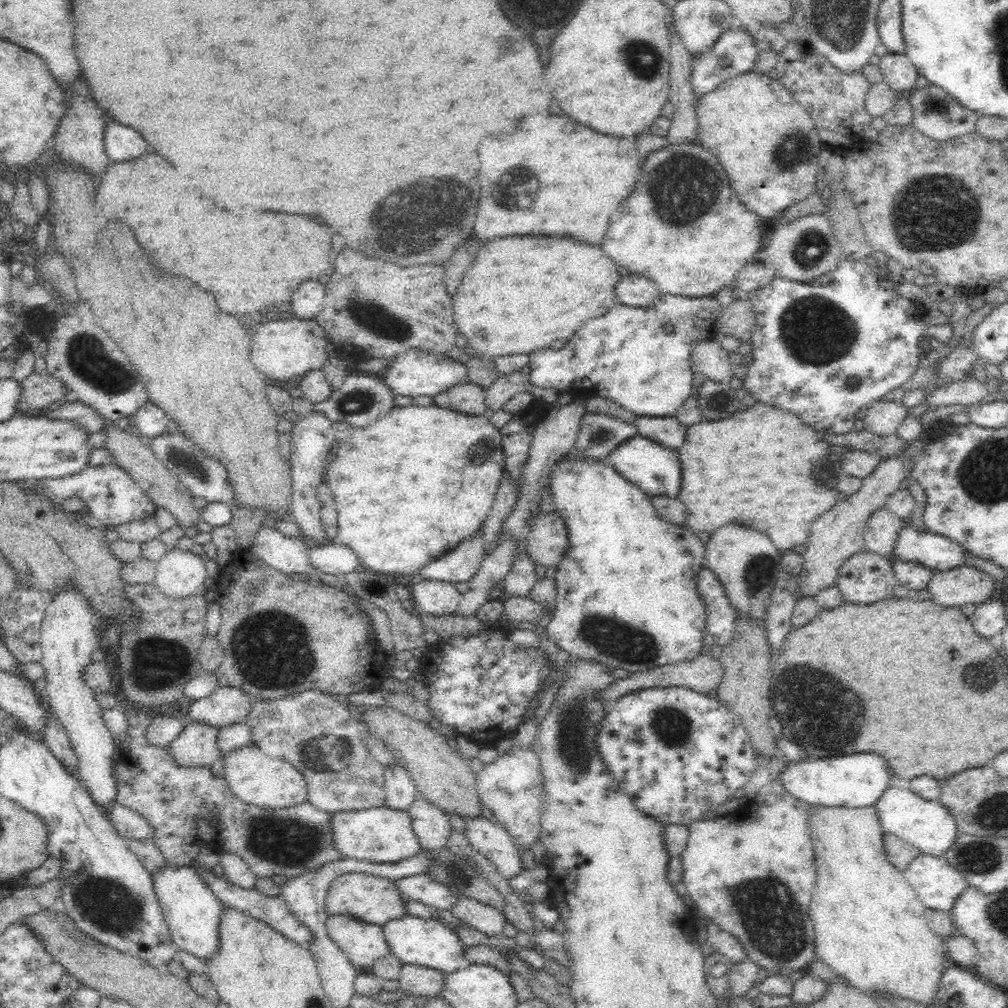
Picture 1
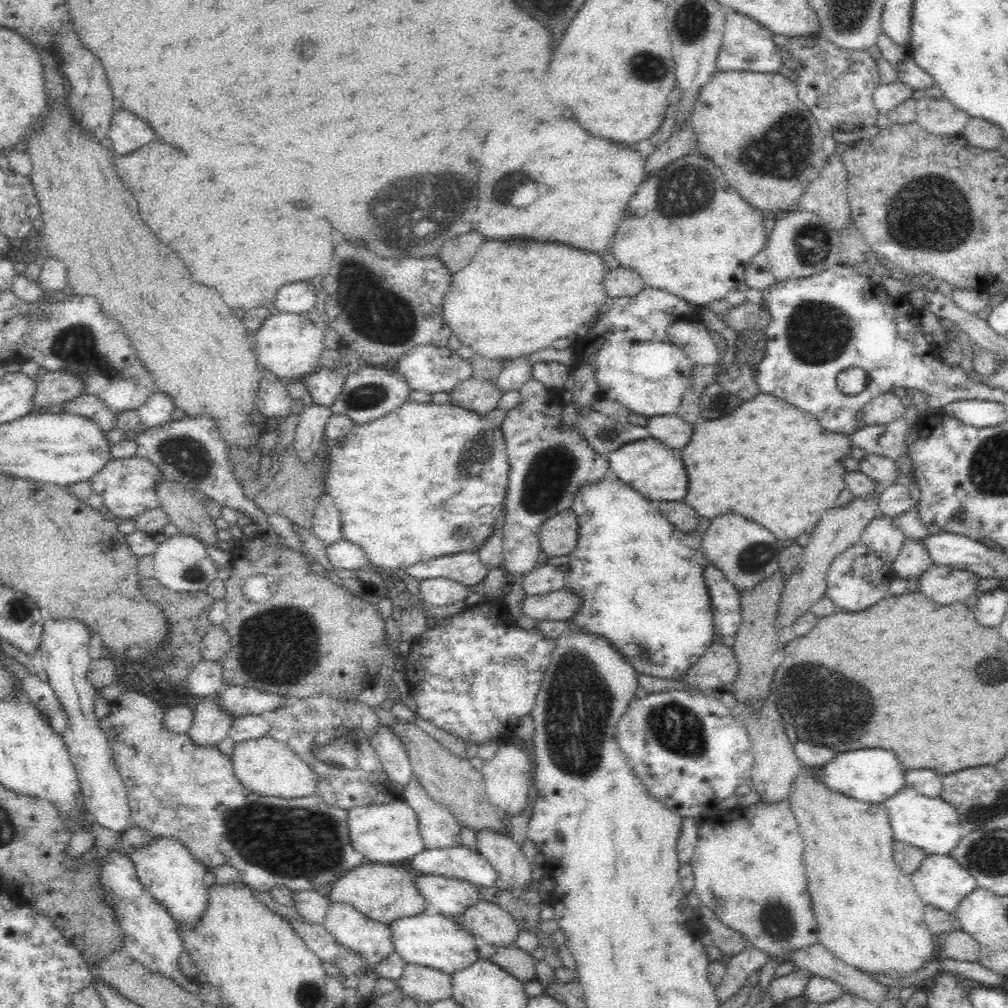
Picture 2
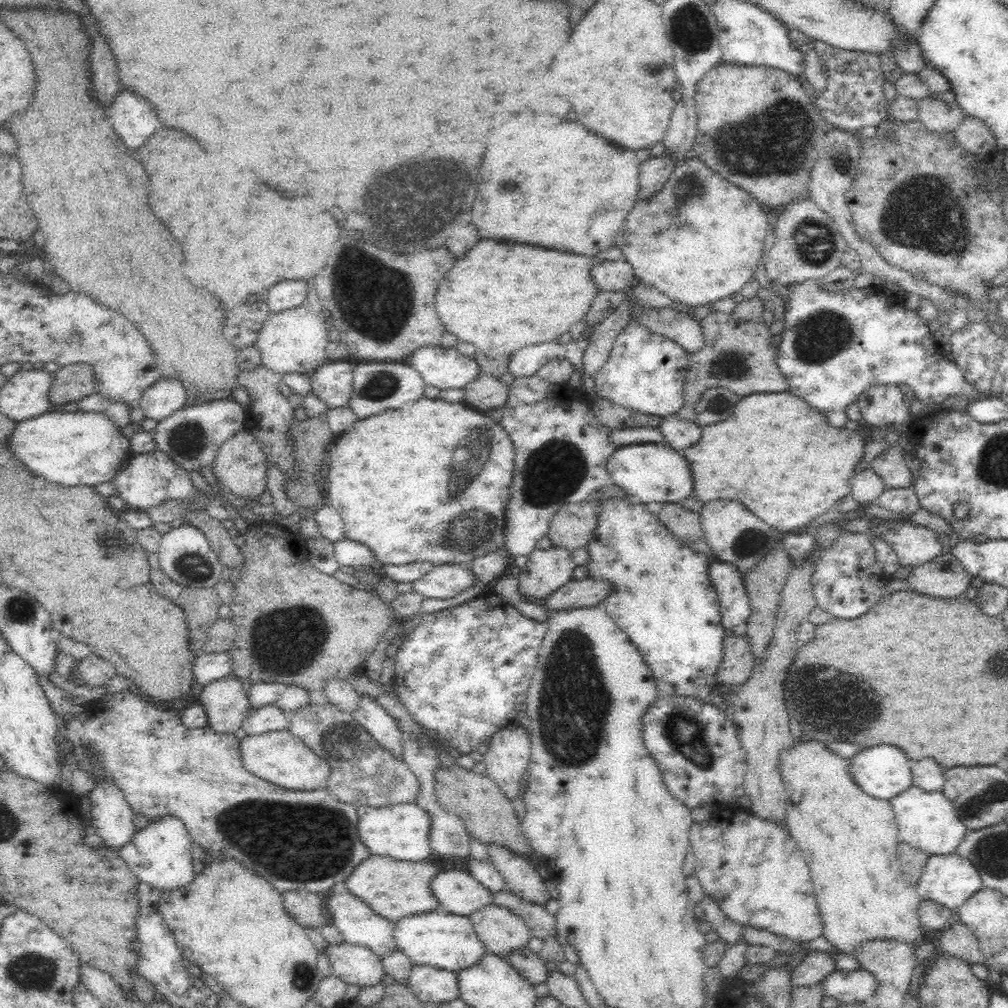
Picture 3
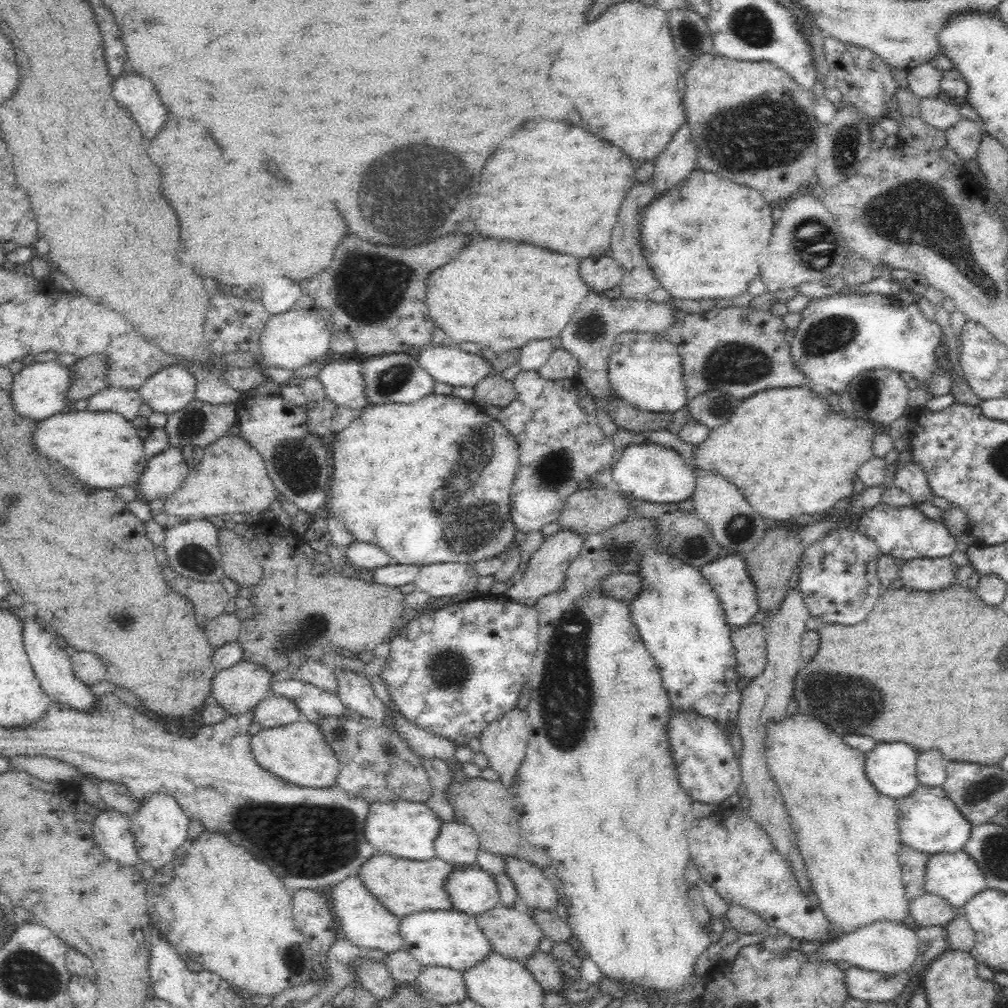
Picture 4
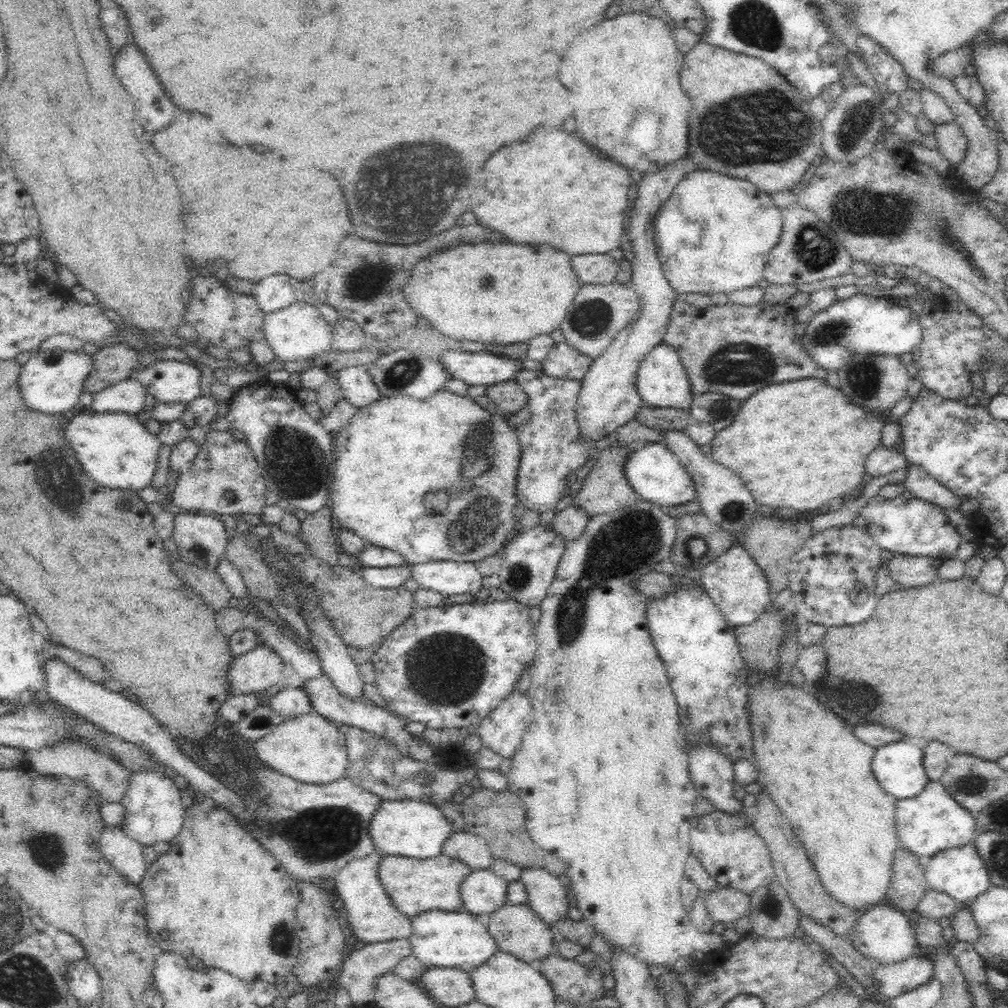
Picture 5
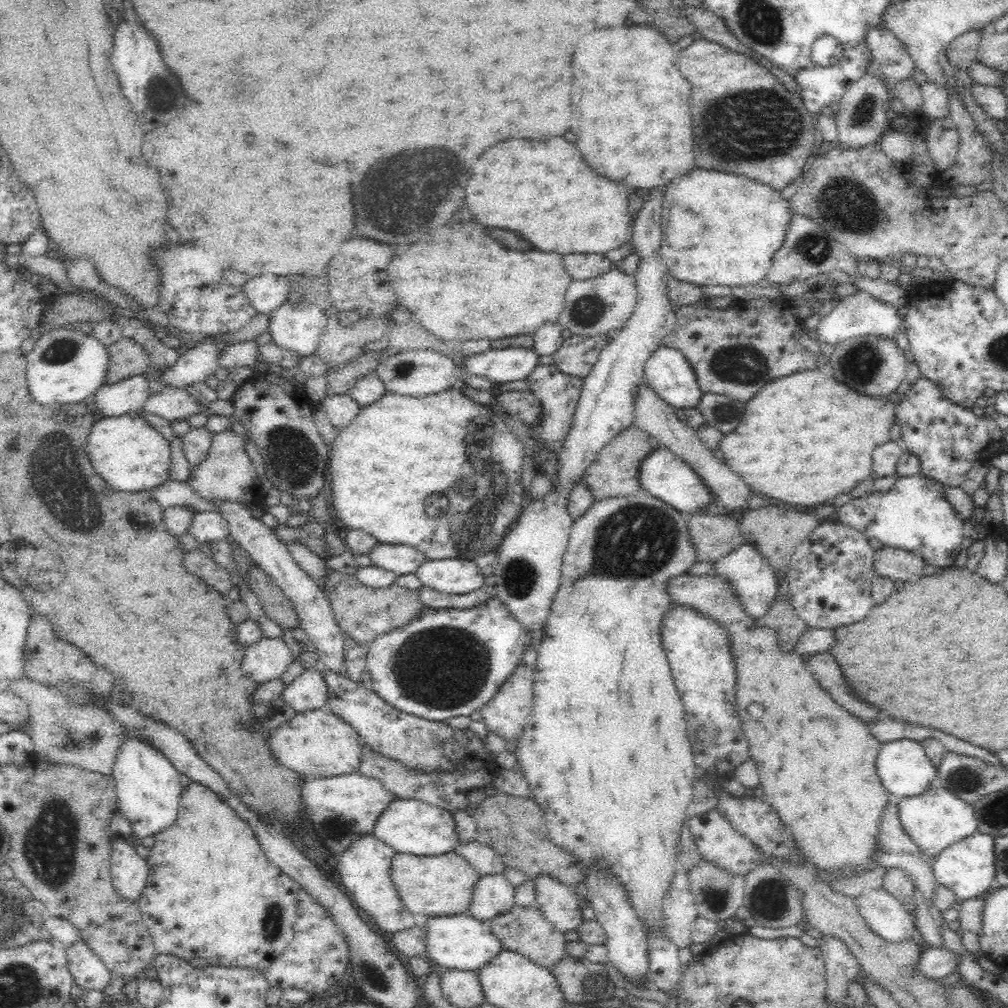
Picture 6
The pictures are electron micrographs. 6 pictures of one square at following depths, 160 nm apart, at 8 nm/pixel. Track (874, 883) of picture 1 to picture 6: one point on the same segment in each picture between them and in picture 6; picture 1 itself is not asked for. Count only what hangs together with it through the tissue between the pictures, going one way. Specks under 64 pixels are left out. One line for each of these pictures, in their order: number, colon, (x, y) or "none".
2: (868, 913)
3: (850, 840)
4: (848, 836)
5: (820, 777)
6: (816, 762)

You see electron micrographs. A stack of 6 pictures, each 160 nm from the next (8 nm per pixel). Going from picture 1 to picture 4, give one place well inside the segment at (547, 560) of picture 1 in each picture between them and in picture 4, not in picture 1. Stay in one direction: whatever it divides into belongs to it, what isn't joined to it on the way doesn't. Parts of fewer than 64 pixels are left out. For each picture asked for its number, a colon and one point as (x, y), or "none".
2: (557, 535)
3: (571, 528)
4: (589, 511)

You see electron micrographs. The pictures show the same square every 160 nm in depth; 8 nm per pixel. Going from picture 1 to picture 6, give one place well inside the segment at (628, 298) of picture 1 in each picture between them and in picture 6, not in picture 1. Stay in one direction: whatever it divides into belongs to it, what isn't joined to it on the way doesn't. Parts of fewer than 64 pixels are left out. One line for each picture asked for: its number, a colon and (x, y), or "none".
2: (621, 282)
3: (608, 276)
4: (601, 273)
5: (591, 269)
6: (580, 266)

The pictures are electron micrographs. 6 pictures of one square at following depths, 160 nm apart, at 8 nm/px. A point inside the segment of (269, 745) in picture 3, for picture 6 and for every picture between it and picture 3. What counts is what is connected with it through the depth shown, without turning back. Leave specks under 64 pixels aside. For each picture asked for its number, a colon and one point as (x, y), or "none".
4: (297, 753)
5: (309, 748)
6: (316, 742)

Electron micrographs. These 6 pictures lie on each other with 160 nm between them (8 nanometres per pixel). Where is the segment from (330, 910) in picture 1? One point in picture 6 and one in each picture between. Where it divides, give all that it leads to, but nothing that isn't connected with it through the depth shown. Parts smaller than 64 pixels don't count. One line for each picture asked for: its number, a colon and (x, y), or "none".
2: (381, 892)
3: (393, 889)
4: (403, 886)
5: (414, 885)
6: (442, 885)

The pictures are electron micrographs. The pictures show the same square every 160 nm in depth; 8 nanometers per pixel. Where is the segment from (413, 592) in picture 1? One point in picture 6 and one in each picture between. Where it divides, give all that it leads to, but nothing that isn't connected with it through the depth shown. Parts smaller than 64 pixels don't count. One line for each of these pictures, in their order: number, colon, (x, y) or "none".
2: (439, 592)
3: (444, 581)
4: (441, 580)
5: (448, 577)
6: (453, 576)

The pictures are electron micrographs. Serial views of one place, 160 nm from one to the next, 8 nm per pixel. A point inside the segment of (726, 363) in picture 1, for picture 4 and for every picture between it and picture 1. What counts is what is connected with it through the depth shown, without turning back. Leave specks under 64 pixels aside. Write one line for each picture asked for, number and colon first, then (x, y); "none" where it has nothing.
2: (695, 339)
3: (681, 328)
4: (590, 334)

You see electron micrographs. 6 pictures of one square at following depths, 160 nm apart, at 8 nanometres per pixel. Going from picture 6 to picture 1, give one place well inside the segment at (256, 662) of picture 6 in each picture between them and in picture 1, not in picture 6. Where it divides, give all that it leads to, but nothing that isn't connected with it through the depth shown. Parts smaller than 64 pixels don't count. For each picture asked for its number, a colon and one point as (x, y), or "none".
1: (196, 746)
2: (211, 724)
3: (224, 701)
4: (238, 689)
5: (254, 672)

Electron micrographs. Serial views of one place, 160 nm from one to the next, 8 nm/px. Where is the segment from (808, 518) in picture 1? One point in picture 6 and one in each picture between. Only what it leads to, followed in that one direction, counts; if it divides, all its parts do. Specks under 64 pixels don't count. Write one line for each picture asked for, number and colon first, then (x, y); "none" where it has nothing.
2: (771, 462)
3: (778, 456)
4: (788, 454)
5: (797, 445)
6: (802, 439)

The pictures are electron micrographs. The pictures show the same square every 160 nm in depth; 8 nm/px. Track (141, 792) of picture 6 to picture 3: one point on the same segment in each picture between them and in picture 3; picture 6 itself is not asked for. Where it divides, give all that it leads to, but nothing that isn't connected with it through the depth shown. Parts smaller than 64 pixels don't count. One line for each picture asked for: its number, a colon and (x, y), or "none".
3: (160, 855)
4: (160, 827)
5: (154, 814)

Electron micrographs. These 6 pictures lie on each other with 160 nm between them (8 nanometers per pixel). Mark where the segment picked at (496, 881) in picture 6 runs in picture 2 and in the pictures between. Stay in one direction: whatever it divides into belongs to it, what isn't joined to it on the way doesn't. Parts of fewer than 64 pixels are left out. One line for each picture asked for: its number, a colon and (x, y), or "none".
2: (447, 896)
3: (459, 893)
4: (471, 890)
5: (482, 892)

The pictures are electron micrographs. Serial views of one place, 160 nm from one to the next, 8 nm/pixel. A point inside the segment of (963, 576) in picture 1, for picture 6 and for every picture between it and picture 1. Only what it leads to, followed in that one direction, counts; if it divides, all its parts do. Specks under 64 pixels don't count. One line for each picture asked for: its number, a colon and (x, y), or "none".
2: (944, 585)
3: (943, 577)
4: (927, 574)
5: (910, 571)
6: (897, 564)

